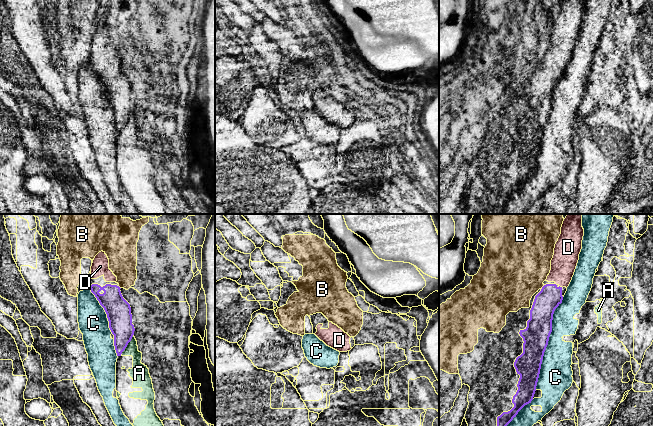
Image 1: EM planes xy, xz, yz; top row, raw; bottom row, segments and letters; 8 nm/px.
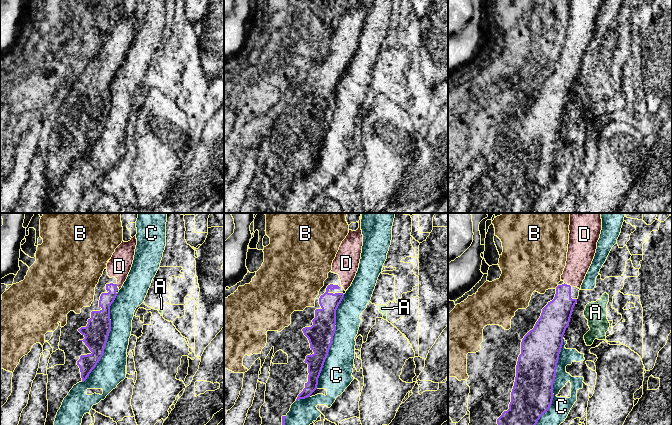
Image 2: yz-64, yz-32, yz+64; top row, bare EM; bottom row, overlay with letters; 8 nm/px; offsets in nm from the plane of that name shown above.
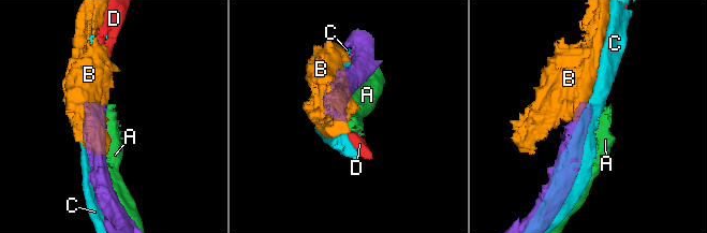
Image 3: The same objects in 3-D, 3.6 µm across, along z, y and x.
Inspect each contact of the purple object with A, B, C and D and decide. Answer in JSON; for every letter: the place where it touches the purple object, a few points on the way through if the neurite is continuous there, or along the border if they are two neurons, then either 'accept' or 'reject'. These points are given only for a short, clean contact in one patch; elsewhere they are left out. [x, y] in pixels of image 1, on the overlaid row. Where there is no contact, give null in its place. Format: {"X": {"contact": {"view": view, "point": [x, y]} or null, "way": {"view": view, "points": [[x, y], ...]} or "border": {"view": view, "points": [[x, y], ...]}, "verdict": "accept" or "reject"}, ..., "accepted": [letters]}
{"A": {"contact": {"view": "xy", "point": [127, 344]}, "verdict": "reject"}, "B": {"contact": {"view": "yz", "point": [542, 287]}, "verdict": "reject"}, "C": {"contact": {"view": "yz", "point": [547, 343]}, "verdict": "reject"}, "D": {"contact": {"view": "yz", "point": [561, 287]}, "way": {"view": "yz", "points": [[548, 299], [561, 287], [563, 264]]}, "verdict": "accept"}, "accepted": ["D"]}

